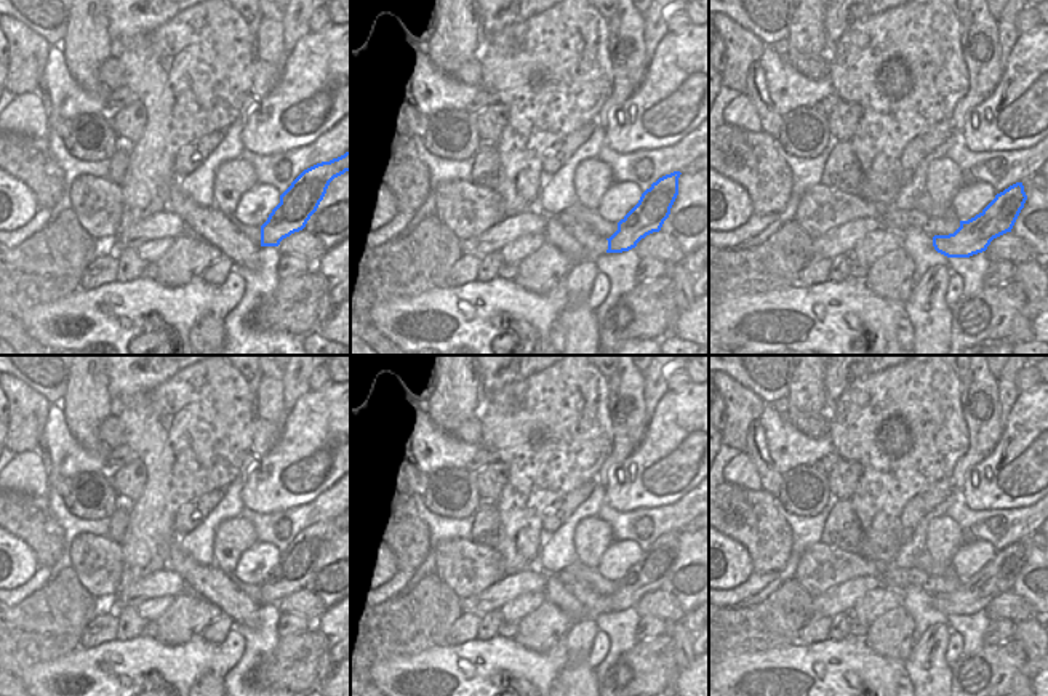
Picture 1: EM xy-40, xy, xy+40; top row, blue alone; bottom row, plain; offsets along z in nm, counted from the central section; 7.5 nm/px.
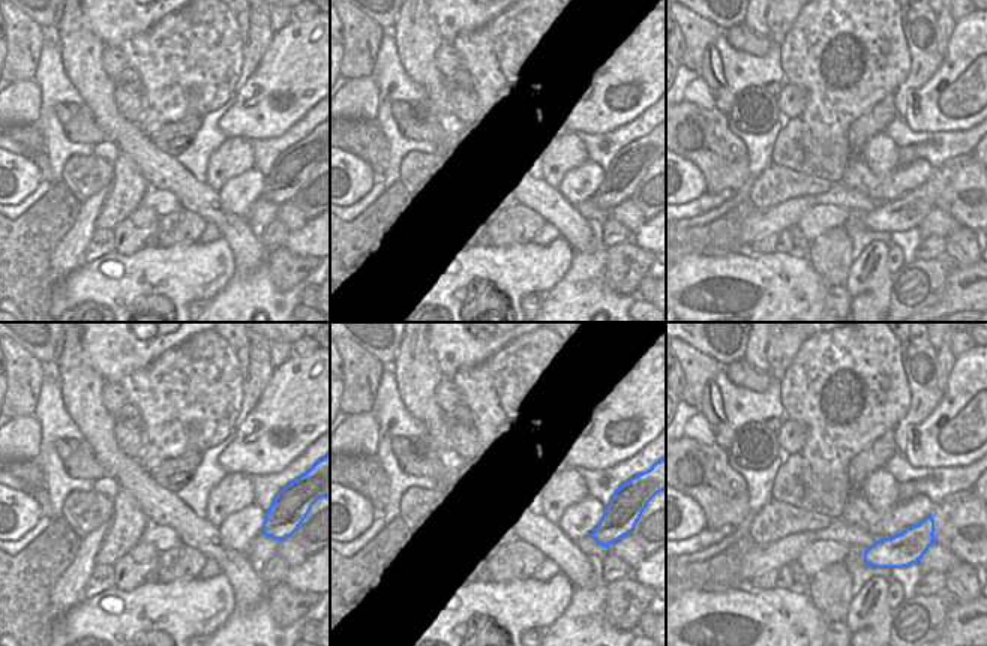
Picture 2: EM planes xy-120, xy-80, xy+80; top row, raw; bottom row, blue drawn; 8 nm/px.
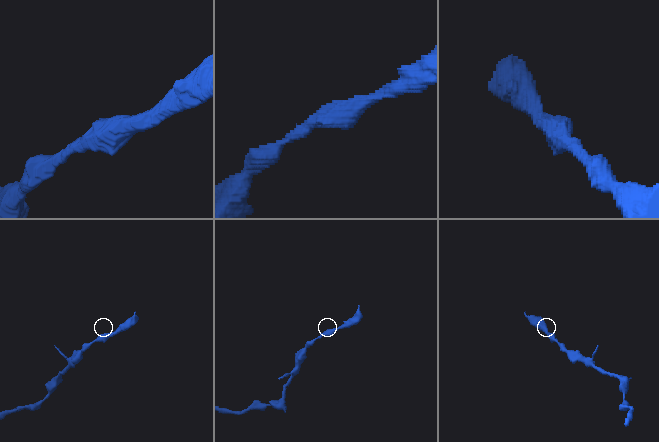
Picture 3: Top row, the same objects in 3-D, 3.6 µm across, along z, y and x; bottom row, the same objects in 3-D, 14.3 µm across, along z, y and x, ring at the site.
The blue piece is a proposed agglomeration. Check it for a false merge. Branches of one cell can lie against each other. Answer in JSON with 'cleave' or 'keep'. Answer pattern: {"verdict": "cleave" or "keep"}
{"verdict": "keep"}

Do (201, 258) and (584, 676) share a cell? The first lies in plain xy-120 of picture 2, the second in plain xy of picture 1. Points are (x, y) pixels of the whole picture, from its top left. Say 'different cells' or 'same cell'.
different cells

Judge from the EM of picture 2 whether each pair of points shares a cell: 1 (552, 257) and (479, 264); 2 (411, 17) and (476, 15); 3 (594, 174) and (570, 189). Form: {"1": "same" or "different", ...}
{"1": "same", "2": "different", "3": "same"}

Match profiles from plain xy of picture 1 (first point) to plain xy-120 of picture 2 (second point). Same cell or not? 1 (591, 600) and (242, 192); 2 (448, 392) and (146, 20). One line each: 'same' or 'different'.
1: different
2: different

